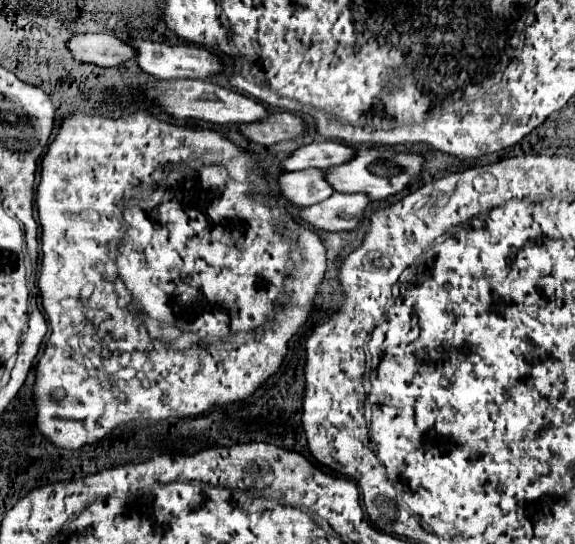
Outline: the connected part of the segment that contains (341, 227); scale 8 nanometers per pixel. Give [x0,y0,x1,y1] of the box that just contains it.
[299,193,369,233]

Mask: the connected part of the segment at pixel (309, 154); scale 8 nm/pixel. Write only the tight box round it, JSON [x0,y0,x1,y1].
[281,141,355,171]

